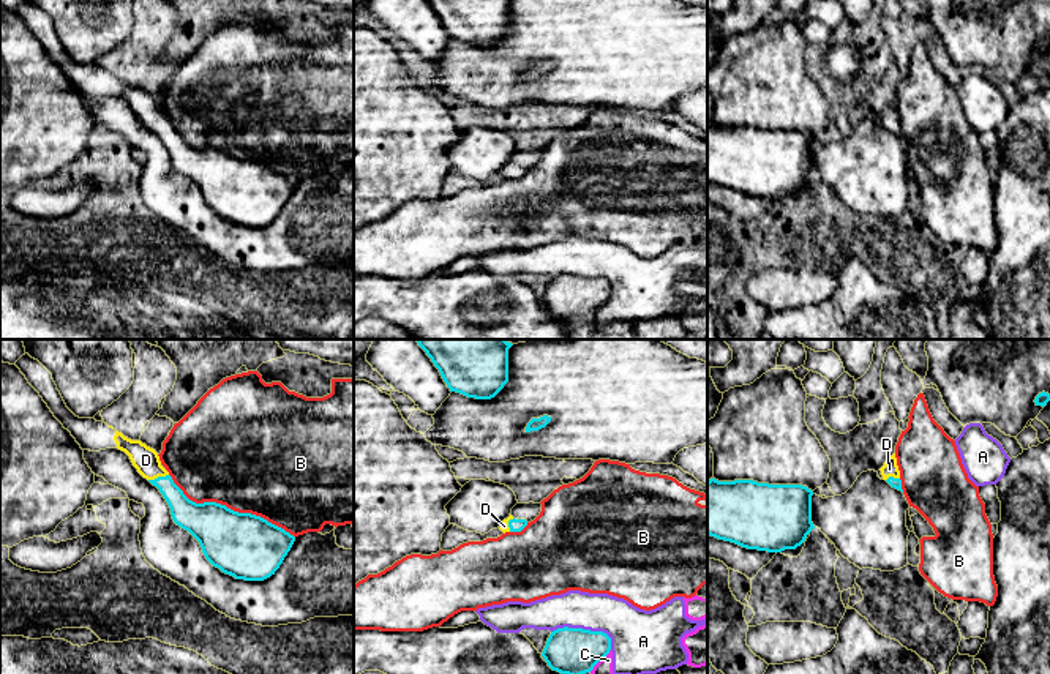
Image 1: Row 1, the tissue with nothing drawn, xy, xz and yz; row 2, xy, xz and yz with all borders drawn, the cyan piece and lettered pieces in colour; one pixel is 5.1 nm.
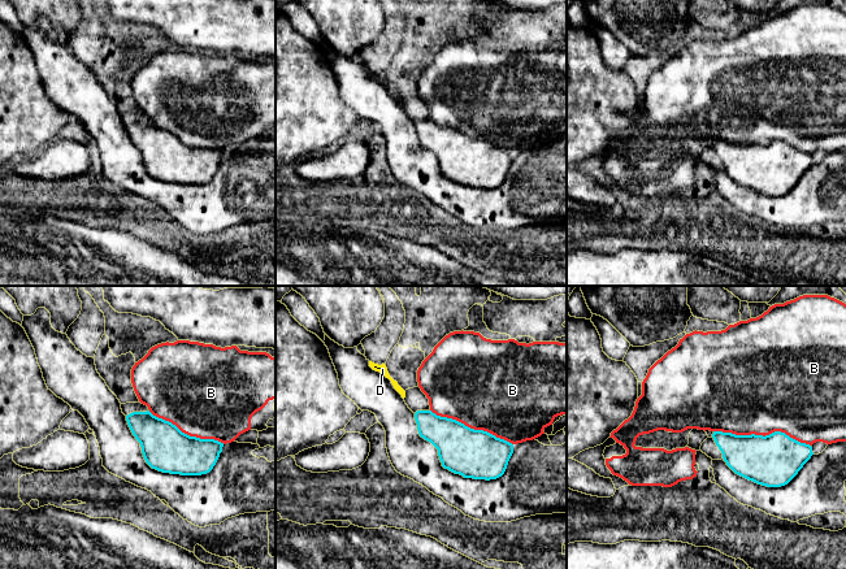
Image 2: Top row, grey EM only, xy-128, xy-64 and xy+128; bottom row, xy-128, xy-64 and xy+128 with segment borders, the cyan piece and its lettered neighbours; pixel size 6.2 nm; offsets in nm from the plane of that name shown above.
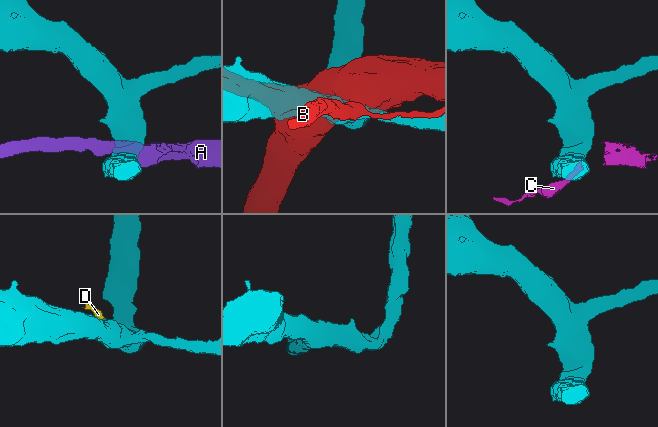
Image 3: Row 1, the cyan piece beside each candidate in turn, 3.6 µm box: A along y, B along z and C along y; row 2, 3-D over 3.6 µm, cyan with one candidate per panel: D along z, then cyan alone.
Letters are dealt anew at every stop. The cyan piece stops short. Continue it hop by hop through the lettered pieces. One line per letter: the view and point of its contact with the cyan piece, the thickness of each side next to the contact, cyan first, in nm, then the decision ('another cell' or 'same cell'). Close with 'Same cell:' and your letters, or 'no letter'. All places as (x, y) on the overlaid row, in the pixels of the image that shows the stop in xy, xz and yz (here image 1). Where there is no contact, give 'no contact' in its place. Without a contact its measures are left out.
A: contact xz (586, 630); calibres 240 and 260 nm; another cell
B: contact xy (229, 509); calibres 340 and 480 nm; another cell
C: contact xz (600, 659); calibres 240 and 80 nm; another cell
D: contact xy (158, 477); calibres 150 and 140 nm; same cell
Same cell: D

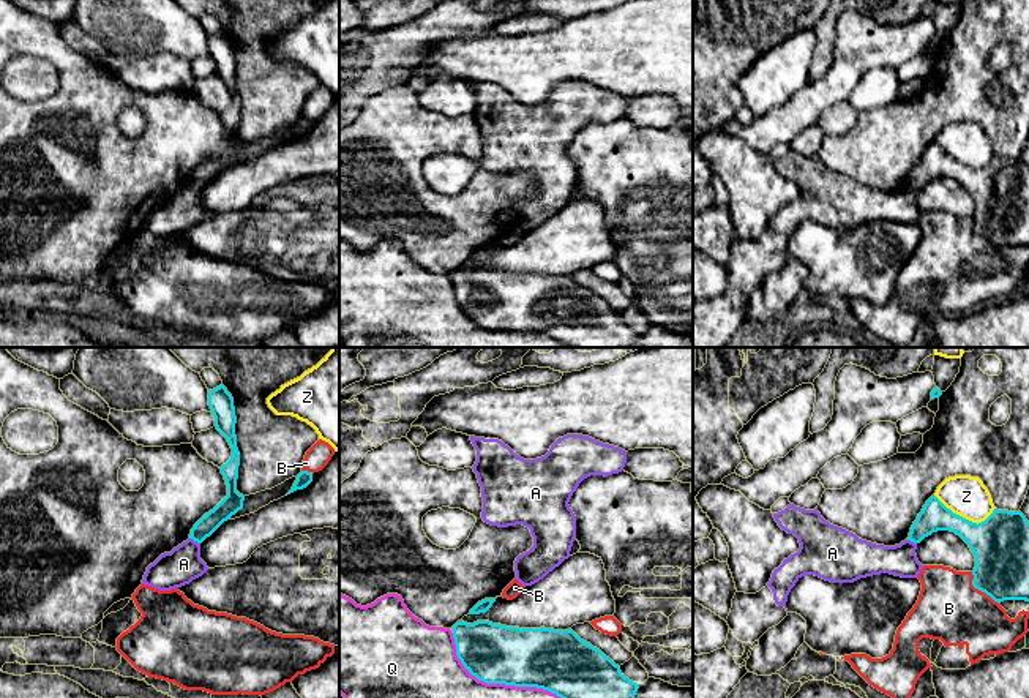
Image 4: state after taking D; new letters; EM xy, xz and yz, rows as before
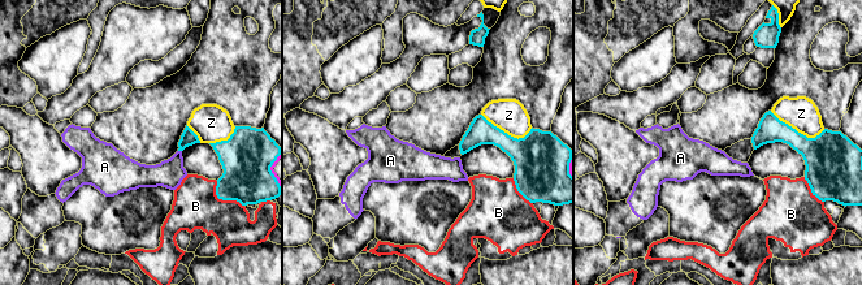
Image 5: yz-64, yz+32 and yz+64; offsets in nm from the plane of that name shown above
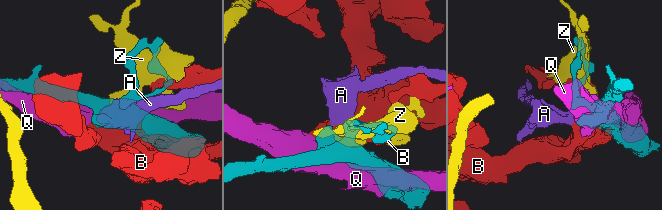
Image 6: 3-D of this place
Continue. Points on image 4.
A: contact xy (194, 540); calibres 100 and 190 nm; another cell
B: contact yz (980, 589); calibres 280 and 340 nm; another cell
Q: contact xz (496, 682); calibres 300 and 200 nm; another cell
Z: contact yz (965, 518); calibres 280 and 200 nm; another cell
Same cell: no letter

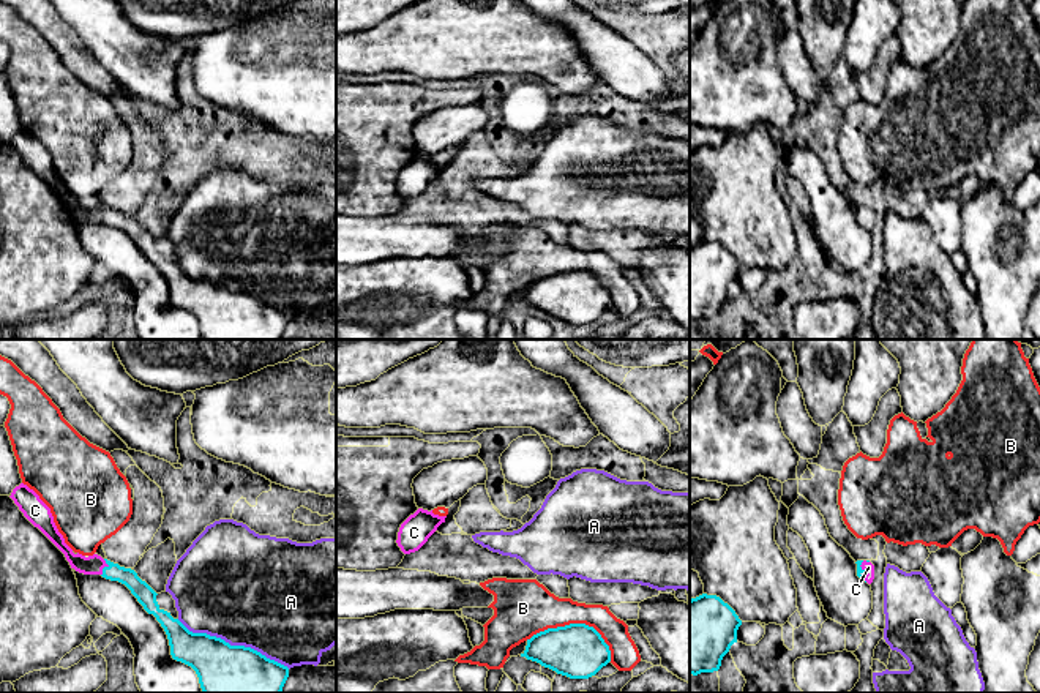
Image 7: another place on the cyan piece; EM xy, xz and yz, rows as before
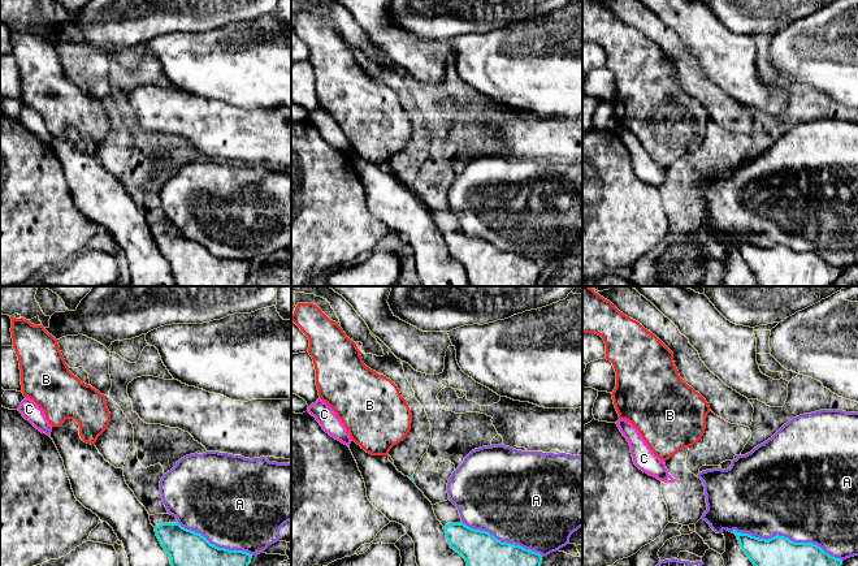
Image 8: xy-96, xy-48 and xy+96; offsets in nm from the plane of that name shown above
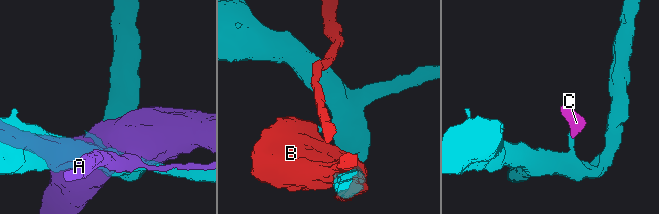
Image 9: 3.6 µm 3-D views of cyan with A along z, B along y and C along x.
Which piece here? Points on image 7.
A: contact xy (234, 646); calibres 400 and 480 nm; another cell
B: contact xz (576, 624); calibres 280 and 260 nm; another cell
C: contact xy (104, 567); calibres 90 and 100 nm; same cell
Same cell: C

